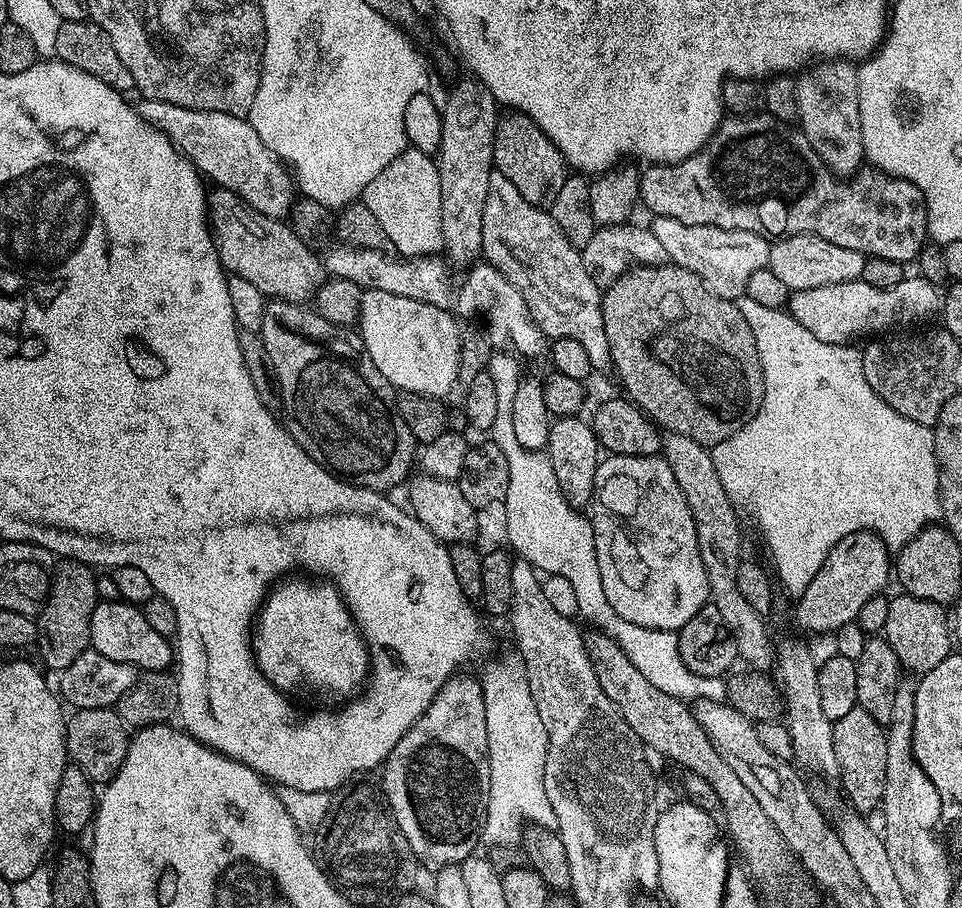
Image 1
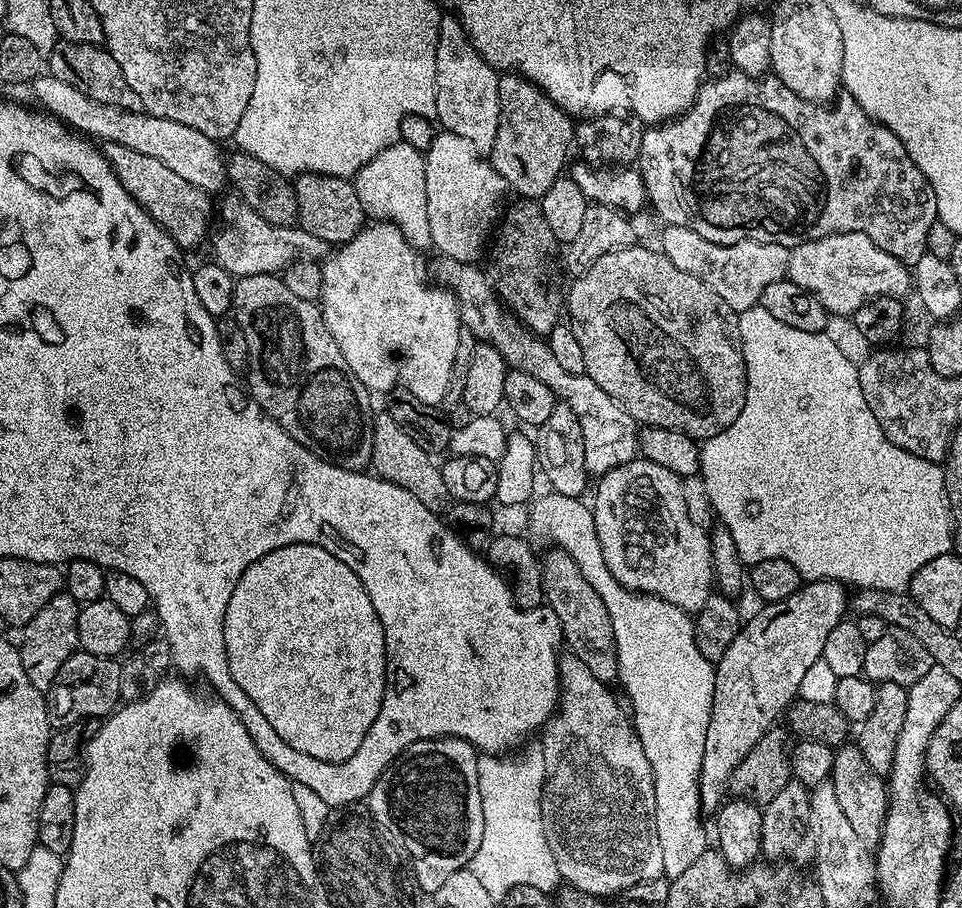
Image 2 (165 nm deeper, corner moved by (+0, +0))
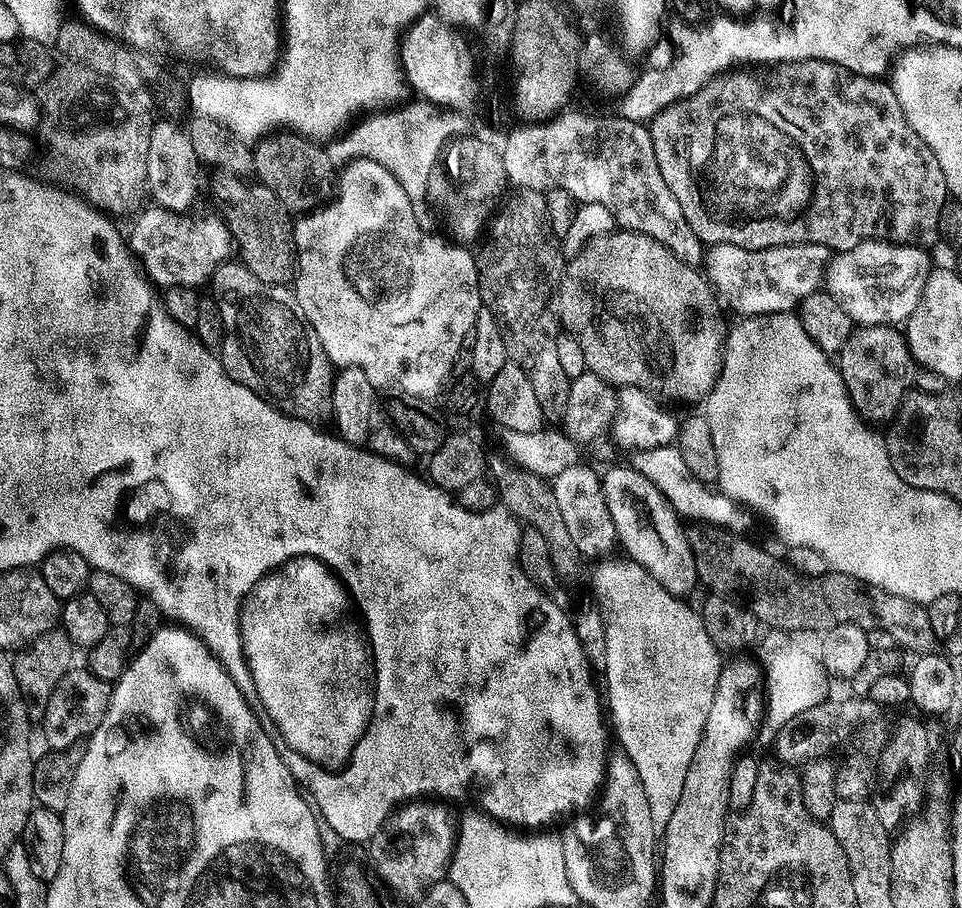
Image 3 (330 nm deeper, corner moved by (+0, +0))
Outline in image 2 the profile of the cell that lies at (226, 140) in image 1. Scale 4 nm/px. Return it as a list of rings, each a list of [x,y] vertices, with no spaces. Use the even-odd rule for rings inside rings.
[[[41,74],[30,85],[32,96],[39,107],[49,116],[63,121],[77,133],[85,137],[97,136],[100,142],[130,146],[130,150],[138,150],[138,154],[147,154],[150,158],[158,158],[162,166],[170,166],[174,174],[186,178],[194,186],[204,192],[216,194],[226,184],[225,153],[220,153],[221,145],[215,140],[206,138],[199,130],[190,126],[182,126],[182,122],[170,122],[170,118],[158,118],[146,111],[128,112],[118,106],[110,106],[82,94],[70,82],[62,82],[62,78],[54,78]]]

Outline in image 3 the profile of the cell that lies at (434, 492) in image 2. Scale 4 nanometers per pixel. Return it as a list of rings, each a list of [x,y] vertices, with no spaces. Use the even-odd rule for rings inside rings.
[[[341,368],[335,373],[332,381],[332,414],[334,417],[335,431],[341,440],[347,444],[353,444],[356,448],[364,448],[387,460],[393,460],[396,464],[411,465],[414,459],[412,448],[403,438],[391,420],[388,413],[382,407],[379,400],[378,389],[357,368]]]

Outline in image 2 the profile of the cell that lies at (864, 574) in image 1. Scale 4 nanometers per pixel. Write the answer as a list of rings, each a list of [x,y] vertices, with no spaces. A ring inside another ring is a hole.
[[[813,580],[801,586],[790,598],[782,602],[764,604],[752,617],[743,621],[740,633],[730,642],[730,650],[715,661],[714,698],[712,713],[706,730],[706,746],[700,767],[700,806],[705,813],[715,813],[726,799],[728,780],[734,770],[754,750],[754,746],[787,713],[797,699],[802,678],[814,662],[821,660],[830,630],[845,619],[850,608],[850,596],[845,585],[838,580]]]

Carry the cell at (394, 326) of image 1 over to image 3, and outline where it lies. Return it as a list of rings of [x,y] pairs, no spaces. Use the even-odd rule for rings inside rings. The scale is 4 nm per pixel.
[[[353,160],[345,165],[344,173],[341,176],[339,173],[338,187],[331,199],[323,206],[317,207],[311,214],[301,215],[295,221],[292,241],[296,244],[296,274],[294,277],[296,308],[300,315],[308,321],[314,334],[318,334],[318,342],[322,342],[322,350],[326,350],[328,359],[337,369],[357,368],[362,370],[362,374],[366,374],[366,378],[370,378],[370,382],[378,390],[388,388],[387,390],[392,392],[405,392],[414,394],[423,400],[432,400],[436,398],[436,395],[439,397],[445,391],[452,376],[454,360],[458,358],[459,350],[471,337],[476,327],[476,315],[482,311],[475,255],[471,251],[468,253],[467,247],[449,242],[443,235],[441,235],[442,237],[431,236],[420,225],[420,220],[416,217],[417,205],[412,204],[410,198],[406,198],[406,190],[402,190],[402,186],[396,181],[394,174],[390,174],[390,170],[386,170],[386,166],[378,166],[378,162],[373,160]]]

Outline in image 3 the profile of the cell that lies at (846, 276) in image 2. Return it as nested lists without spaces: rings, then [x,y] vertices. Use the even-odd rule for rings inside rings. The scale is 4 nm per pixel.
[[[864,240],[845,252],[837,252],[824,270],[823,287],[846,310],[853,325],[891,324],[900,326],[914,314],[924,293],[926,278],[934,261],[922,248],[890,244],[887,240]]]

